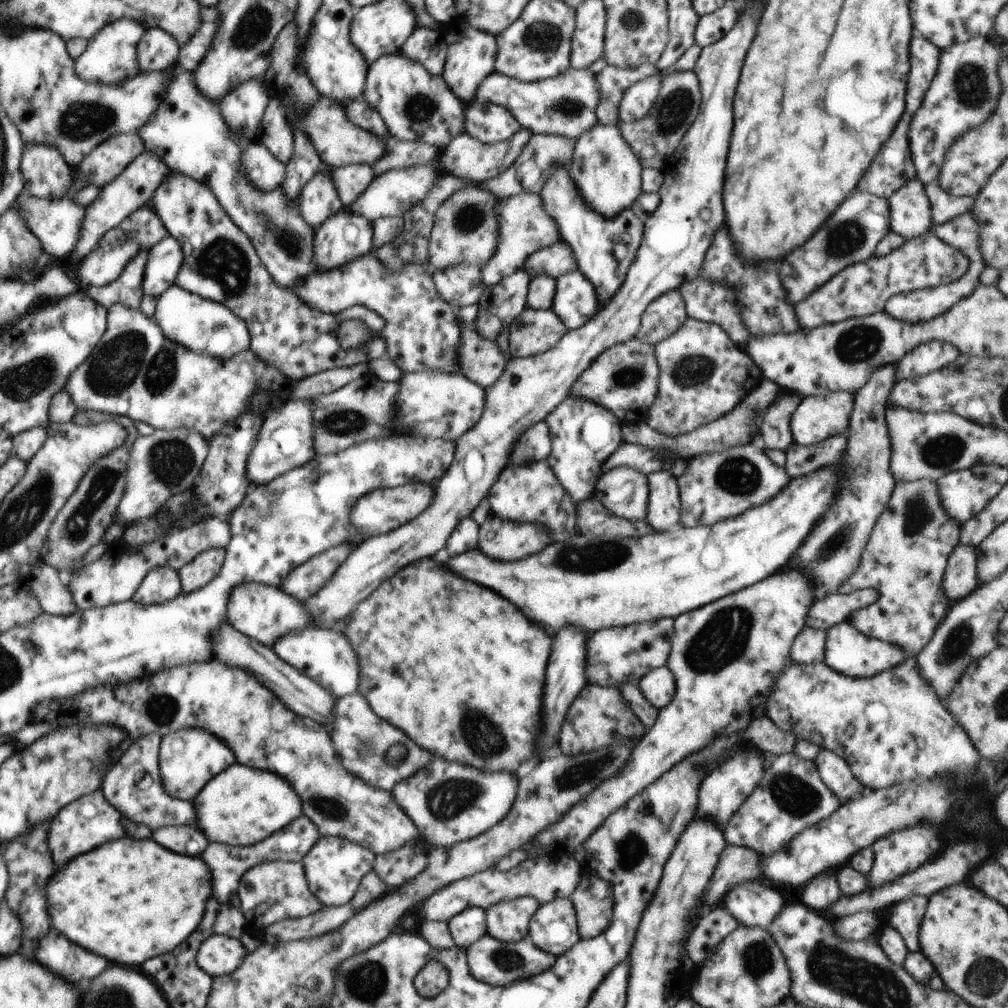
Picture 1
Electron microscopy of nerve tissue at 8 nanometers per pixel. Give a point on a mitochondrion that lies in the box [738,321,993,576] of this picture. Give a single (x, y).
(942, 450)

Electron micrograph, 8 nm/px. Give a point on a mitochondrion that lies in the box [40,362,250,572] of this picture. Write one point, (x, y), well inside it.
(101, 491)

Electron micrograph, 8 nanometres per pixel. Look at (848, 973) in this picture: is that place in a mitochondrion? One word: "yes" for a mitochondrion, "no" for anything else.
yes

